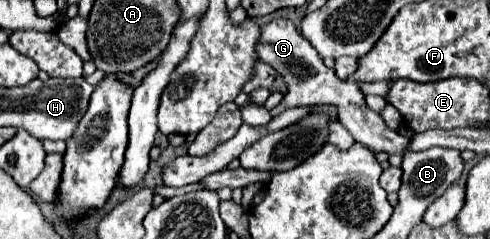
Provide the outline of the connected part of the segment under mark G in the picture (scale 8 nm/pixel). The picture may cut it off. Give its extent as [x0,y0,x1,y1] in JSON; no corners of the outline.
[255,18,409,156]

